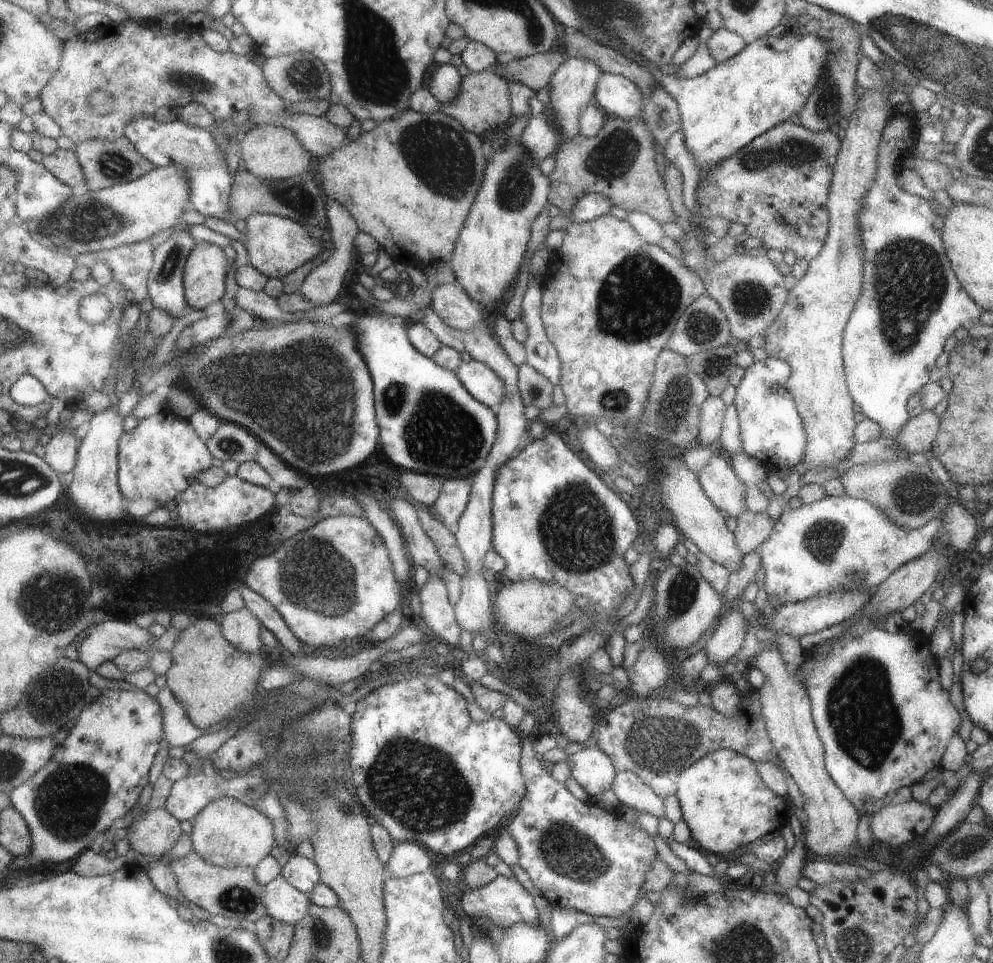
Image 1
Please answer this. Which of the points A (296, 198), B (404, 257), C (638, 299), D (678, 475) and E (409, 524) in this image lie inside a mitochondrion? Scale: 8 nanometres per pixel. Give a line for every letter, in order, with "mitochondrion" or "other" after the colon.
A: mitochondrion
B: other
C: mitochondrion
D: other
E: other

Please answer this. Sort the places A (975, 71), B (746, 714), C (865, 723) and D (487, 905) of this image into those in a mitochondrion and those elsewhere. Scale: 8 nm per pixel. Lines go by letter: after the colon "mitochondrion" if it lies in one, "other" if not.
A: mitochondrion
B: other
C: mitochondrion
D: other

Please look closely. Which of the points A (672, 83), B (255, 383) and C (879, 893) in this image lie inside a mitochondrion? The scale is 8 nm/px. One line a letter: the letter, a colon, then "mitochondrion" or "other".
A: other
B: mitochondrion
C: other

